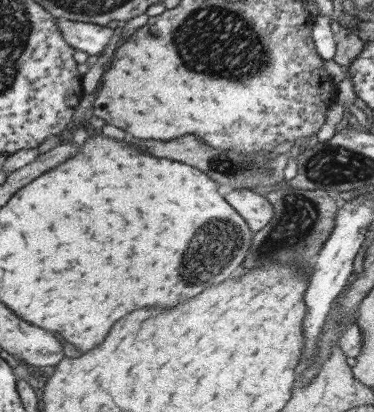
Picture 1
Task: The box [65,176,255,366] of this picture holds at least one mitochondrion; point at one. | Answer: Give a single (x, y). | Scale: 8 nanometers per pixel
(215, 244)

